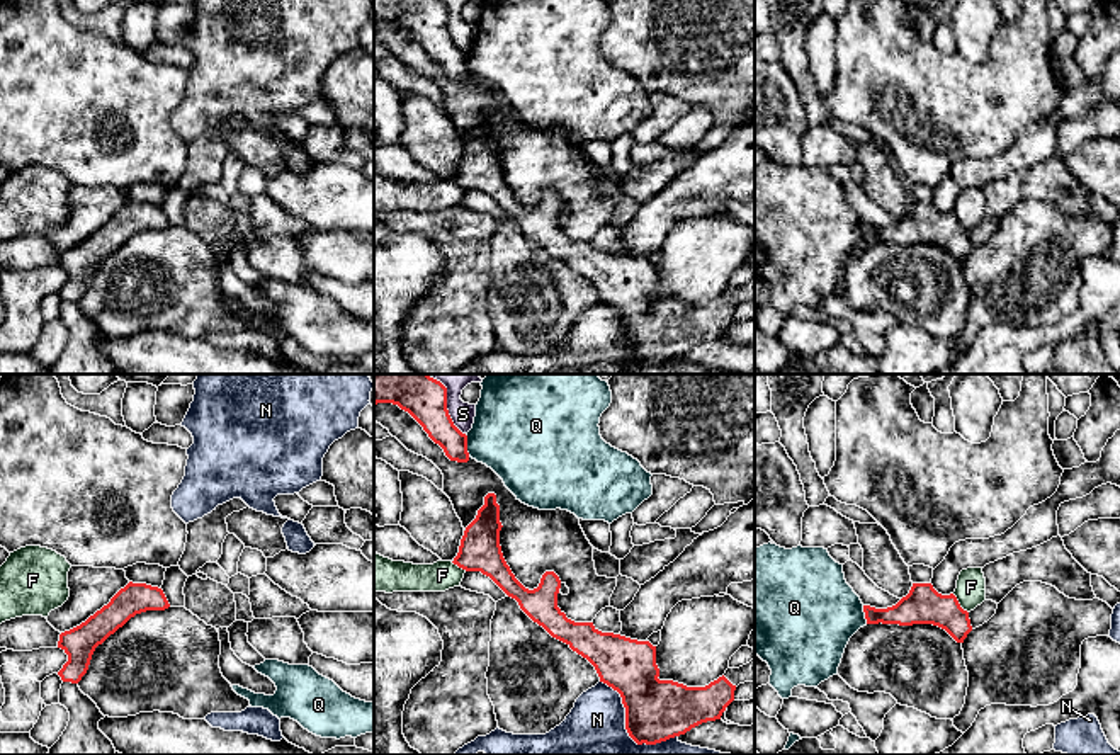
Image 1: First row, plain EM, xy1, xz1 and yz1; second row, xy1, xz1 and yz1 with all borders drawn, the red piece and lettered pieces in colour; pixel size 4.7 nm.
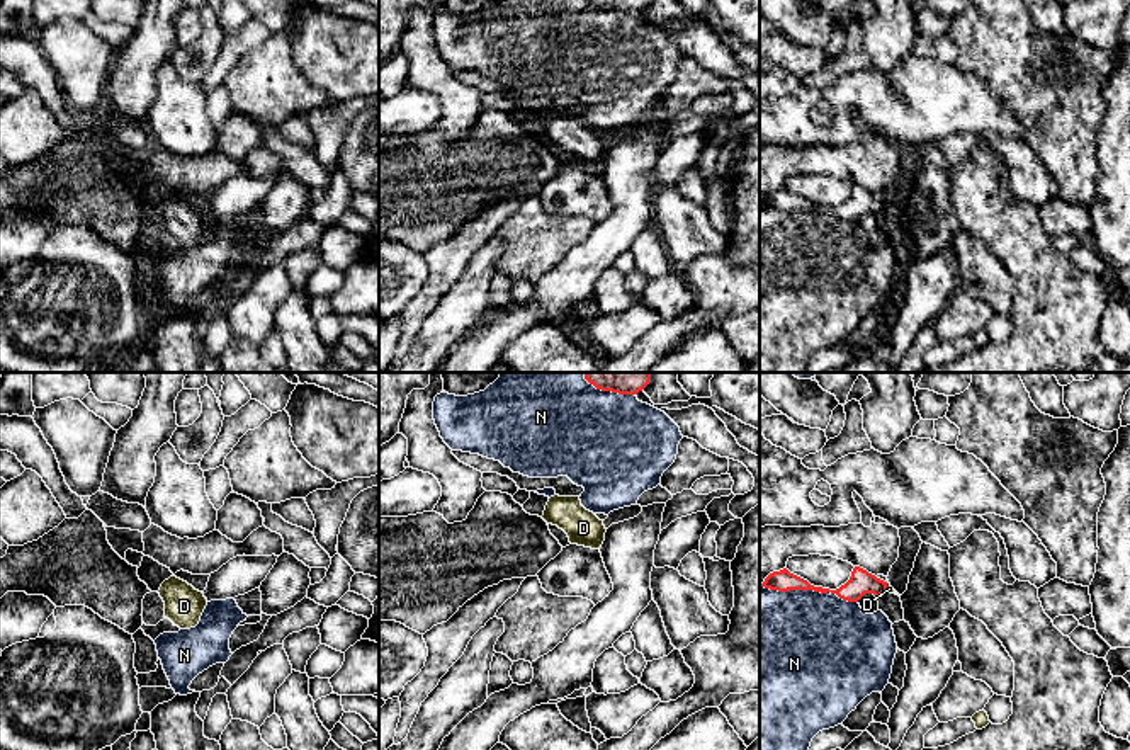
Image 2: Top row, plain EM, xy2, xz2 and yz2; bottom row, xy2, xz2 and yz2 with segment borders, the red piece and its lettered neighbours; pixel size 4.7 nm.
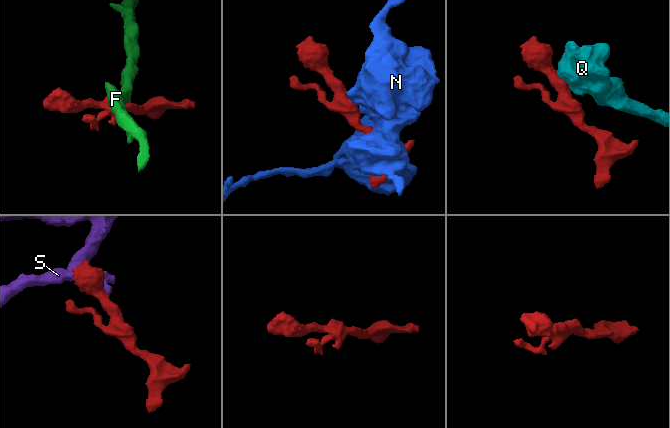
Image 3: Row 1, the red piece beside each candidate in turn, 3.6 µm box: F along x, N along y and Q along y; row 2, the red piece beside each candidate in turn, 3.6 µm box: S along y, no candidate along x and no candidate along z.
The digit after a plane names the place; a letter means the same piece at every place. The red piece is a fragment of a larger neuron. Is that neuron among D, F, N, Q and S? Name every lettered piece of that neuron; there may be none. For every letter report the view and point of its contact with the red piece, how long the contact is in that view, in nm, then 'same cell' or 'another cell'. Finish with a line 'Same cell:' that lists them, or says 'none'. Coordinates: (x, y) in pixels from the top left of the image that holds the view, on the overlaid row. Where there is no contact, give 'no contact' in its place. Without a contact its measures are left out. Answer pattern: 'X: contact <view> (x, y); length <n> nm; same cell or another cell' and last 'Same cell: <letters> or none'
D: contact yz2 (886, 587); length 50 nm; same cell
F: contact yz1 (959, 604); length 120 nm; another cell
N: contact xz1 (626, 728); length 460 nm; another cell
Q: contact xz1 (466, 444); length 110 nm; another cell
S: contact xz1 (446, 402); length 340 nm; another cell
Same cell: D

